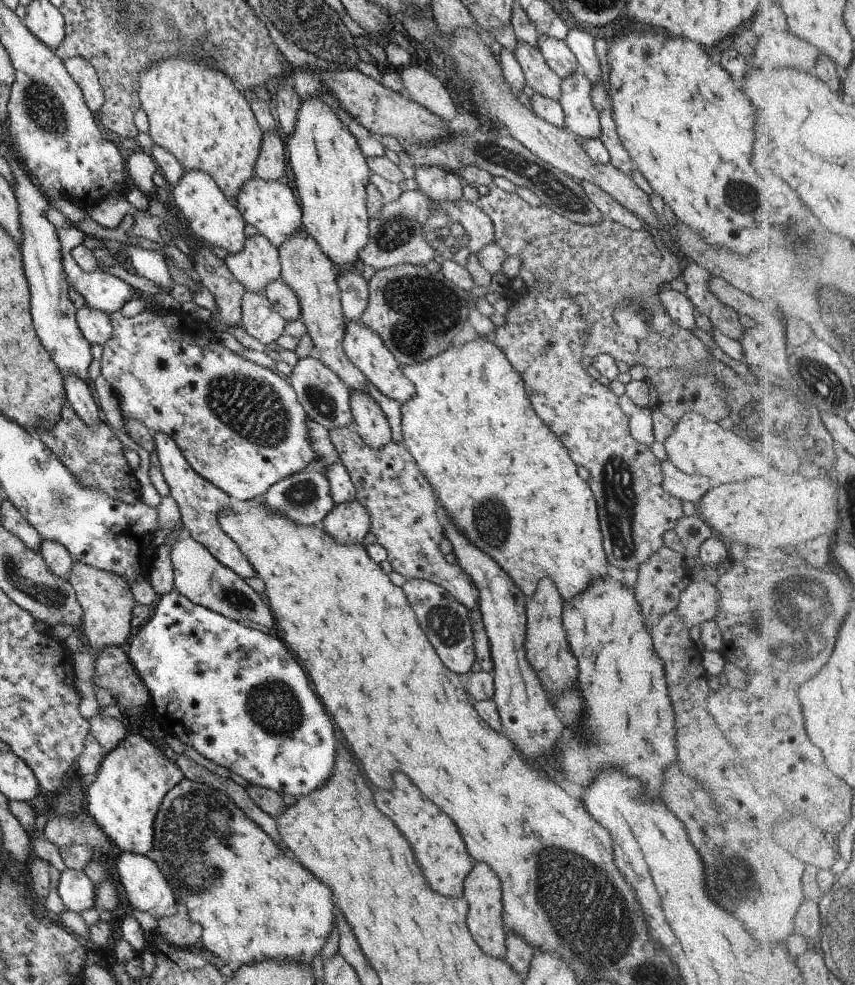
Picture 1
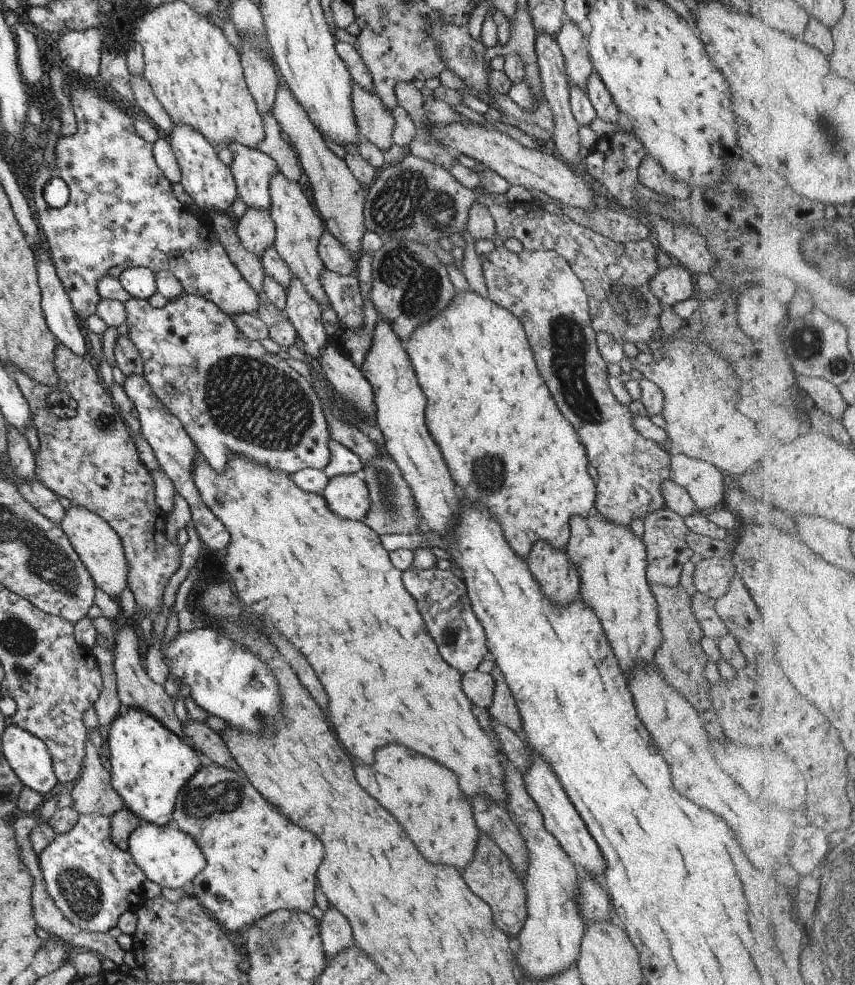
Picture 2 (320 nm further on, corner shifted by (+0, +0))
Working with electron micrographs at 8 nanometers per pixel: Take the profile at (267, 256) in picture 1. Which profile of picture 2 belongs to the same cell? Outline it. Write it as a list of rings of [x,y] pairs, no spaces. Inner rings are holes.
[[[247,208],[241,218],[234,221],[237,239],[247,252],[260,258],[265,250],[273,247],[275,230],[268,210]]]

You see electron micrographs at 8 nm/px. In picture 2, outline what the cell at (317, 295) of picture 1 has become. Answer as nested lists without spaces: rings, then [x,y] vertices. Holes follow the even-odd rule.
[[[278,171],[269,180],[269,197],[272,204],[269,204],[268,214],[274,225],[273,248],[277,252],[277,256],[281,258],[281,262],[285,262],[290,276],[295,276],[303,284],[305,292],[317,302],[320,309],[330,306],[319,283],[321,270],[325,270],[317,253],[319,238],[323,234],[321,218],[313,212],[309,200],[301,192],[300,186],[296,182],[289,182]]]

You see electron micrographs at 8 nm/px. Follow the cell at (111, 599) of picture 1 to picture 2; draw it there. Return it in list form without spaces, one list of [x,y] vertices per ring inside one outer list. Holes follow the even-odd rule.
[[[66,504],[65,508],[65,516],[57,526],[65,534],[94,586],[101,592],[105,592],[109,598],[118,599],[122,590],[127,588],[127,560],[125,560],[117,534],[107,526],[105,520],[101,520],[97,514],[89,512],[87,508],[77,508],[77,506],[67,506]]]

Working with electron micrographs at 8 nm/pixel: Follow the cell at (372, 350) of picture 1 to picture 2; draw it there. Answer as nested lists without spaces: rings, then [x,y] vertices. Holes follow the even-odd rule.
[[[321,270],[319,283],[328,304],[337,315],[341,327],[357,330],[363,326],[363,298],[355,274],[339,276],[329,270]]]

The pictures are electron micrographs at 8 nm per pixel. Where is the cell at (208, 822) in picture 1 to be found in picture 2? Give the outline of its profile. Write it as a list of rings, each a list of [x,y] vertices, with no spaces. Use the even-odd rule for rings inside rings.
[[[203,761],[201,768],[177,792],[171,822],[187,834],[205,858],[205,868],[191,880],[192,897],[227,934],[255,926],[255,922],[277,910],[308,913],[315,905],[315,870],[323,858],[321,842],[299,826],[293,826],[275,806],[267,804],[241,772],[233,772]]]

